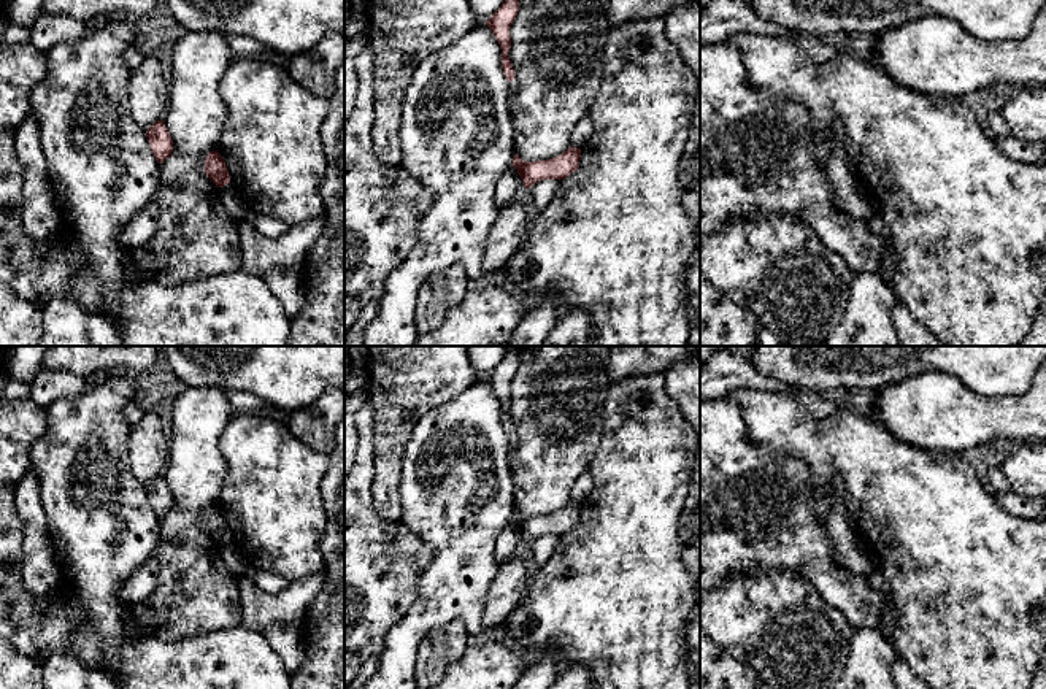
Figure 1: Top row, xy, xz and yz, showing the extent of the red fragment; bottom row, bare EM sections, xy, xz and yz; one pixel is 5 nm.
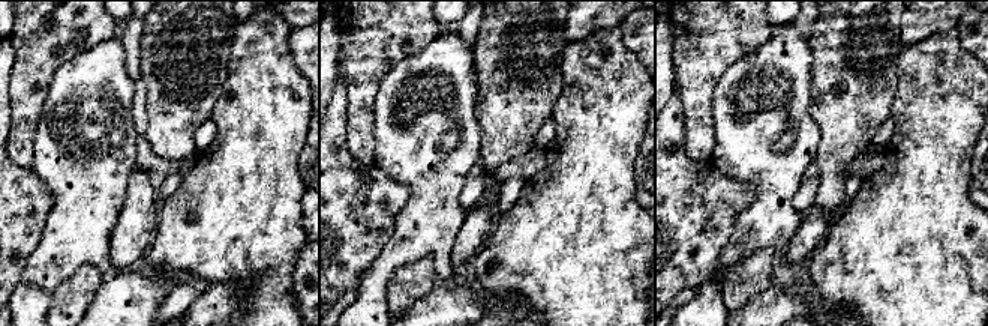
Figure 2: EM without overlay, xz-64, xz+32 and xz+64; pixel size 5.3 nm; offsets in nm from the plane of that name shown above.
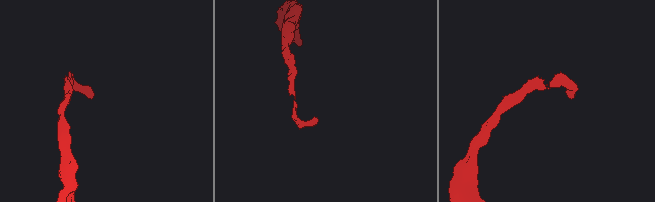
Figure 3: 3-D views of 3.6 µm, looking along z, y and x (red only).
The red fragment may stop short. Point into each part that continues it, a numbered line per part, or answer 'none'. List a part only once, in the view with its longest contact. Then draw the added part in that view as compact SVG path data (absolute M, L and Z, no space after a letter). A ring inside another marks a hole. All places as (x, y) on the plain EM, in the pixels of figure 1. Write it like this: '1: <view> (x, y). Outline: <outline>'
none

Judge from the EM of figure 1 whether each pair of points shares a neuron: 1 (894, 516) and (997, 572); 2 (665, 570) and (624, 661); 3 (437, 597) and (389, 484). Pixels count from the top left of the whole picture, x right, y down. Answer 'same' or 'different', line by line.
1: same
2: same
3: different

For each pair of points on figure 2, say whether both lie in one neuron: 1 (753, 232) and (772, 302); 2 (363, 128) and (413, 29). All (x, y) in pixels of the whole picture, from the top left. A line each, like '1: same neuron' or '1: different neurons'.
1: different neurons
2: same neuron

